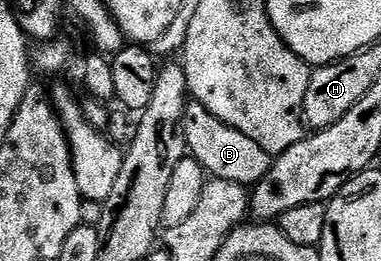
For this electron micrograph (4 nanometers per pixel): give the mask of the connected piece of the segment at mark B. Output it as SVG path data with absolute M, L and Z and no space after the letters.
M193 99L187 100L184 111L184 139L189 156L192 156L203 166L205 172L213 179L228 179L228 183L240 183L253 187L268 175L272 164L272 155L260 147L248 135L236 131L236 127L228 127L212 111L208 111L202 104Z

